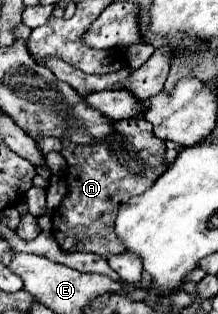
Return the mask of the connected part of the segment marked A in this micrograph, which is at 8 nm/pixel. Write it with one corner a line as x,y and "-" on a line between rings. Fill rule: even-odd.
132,117
114,121
112,127
112,135
90,145
76,145
66,137
60,139
60,155
68,165
64,173
68,195
62,199
60,207
50,213
50,219
52,233
66,253
76,251
76,247
80,251
98,253
104,259
108,259
108,255
122,253
124,245
114,233
114,219
120,205
130,197
148,191
154,181
168,169
168,163
164,159
166,145
154,135
152,123
142,117

